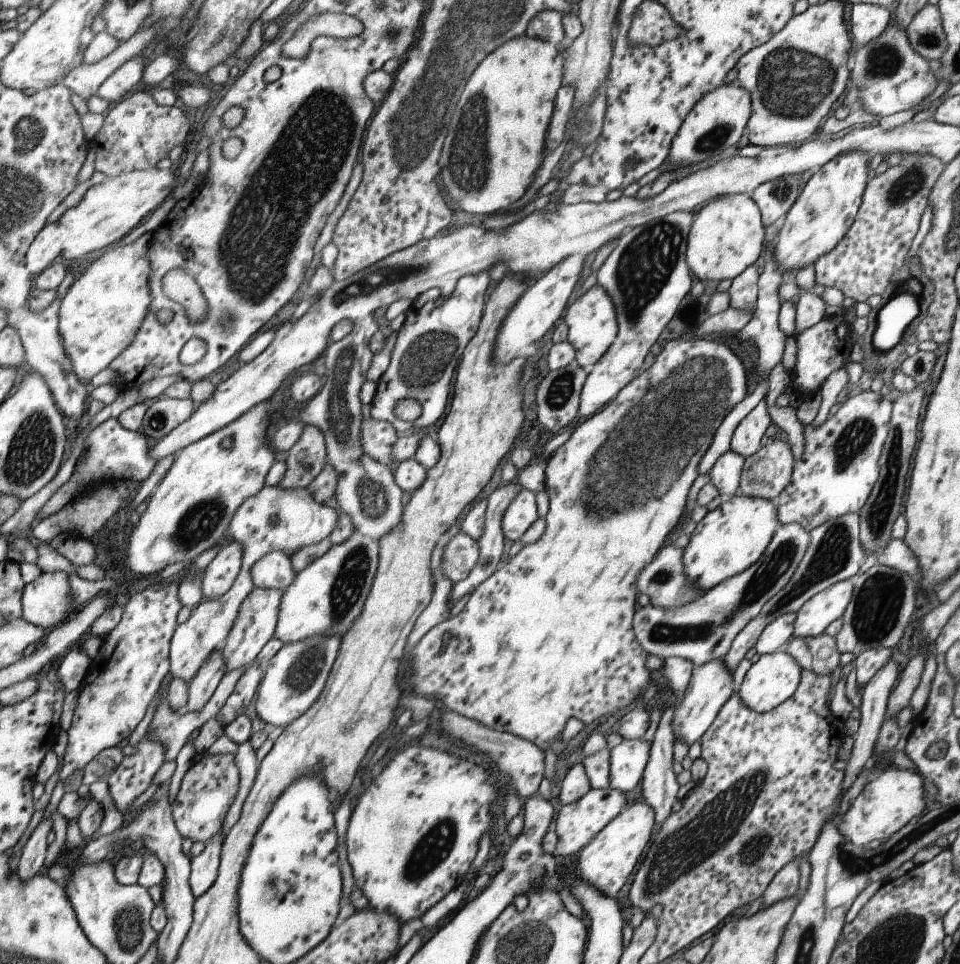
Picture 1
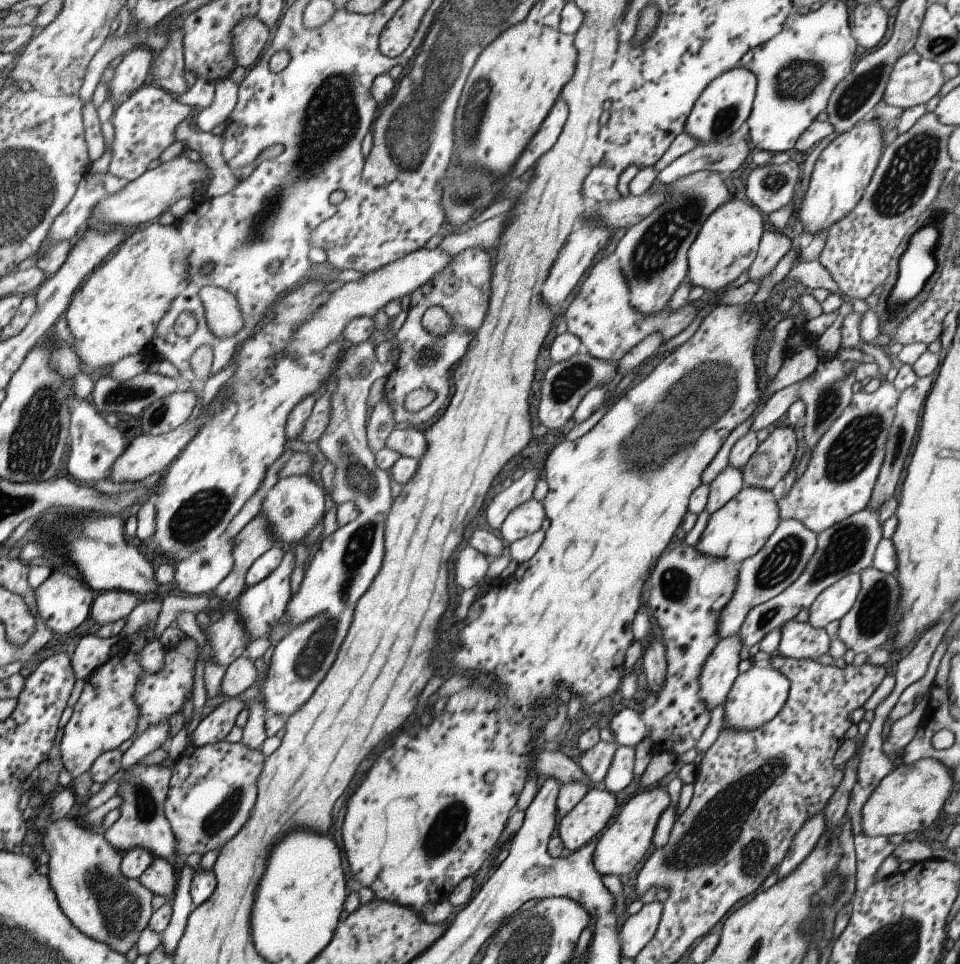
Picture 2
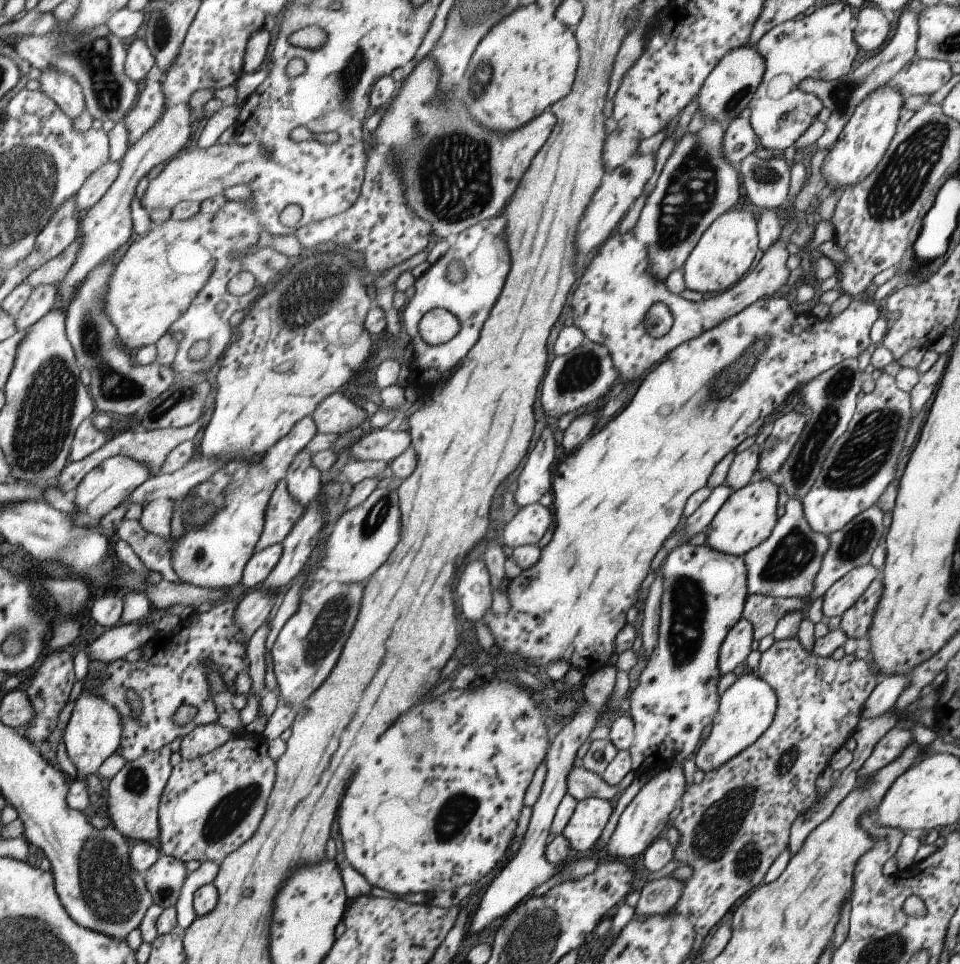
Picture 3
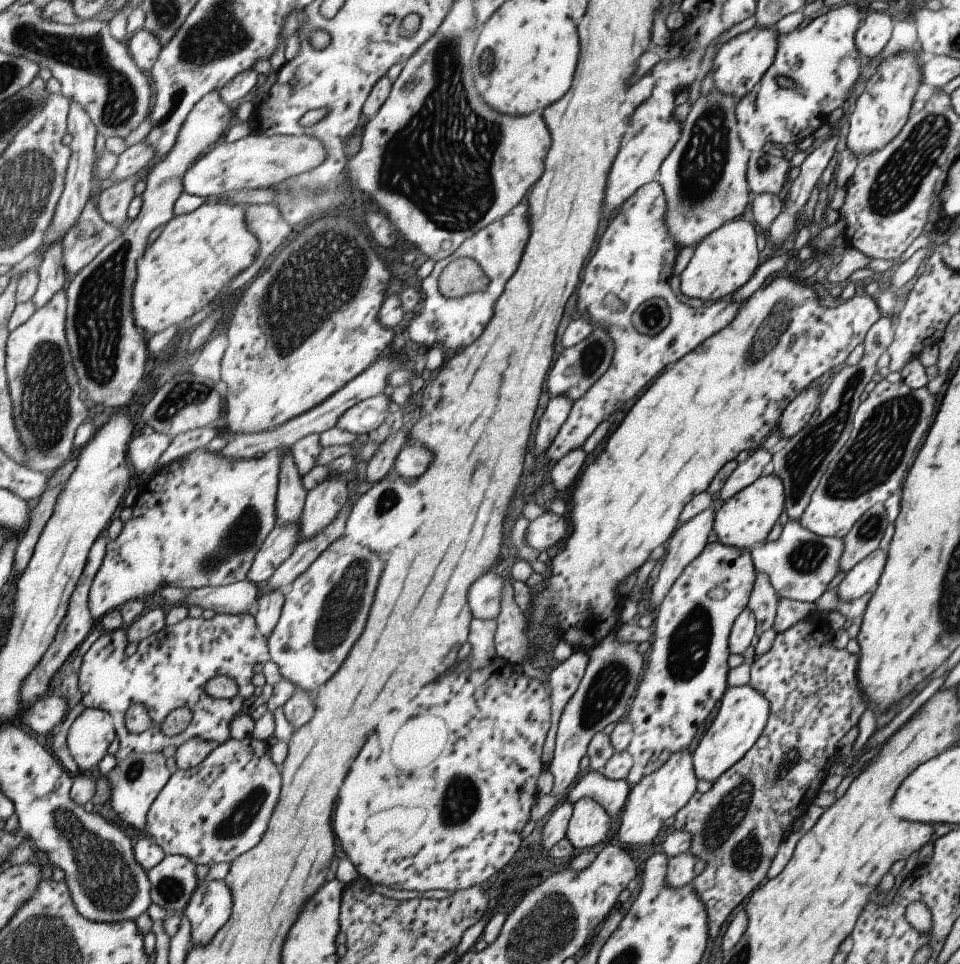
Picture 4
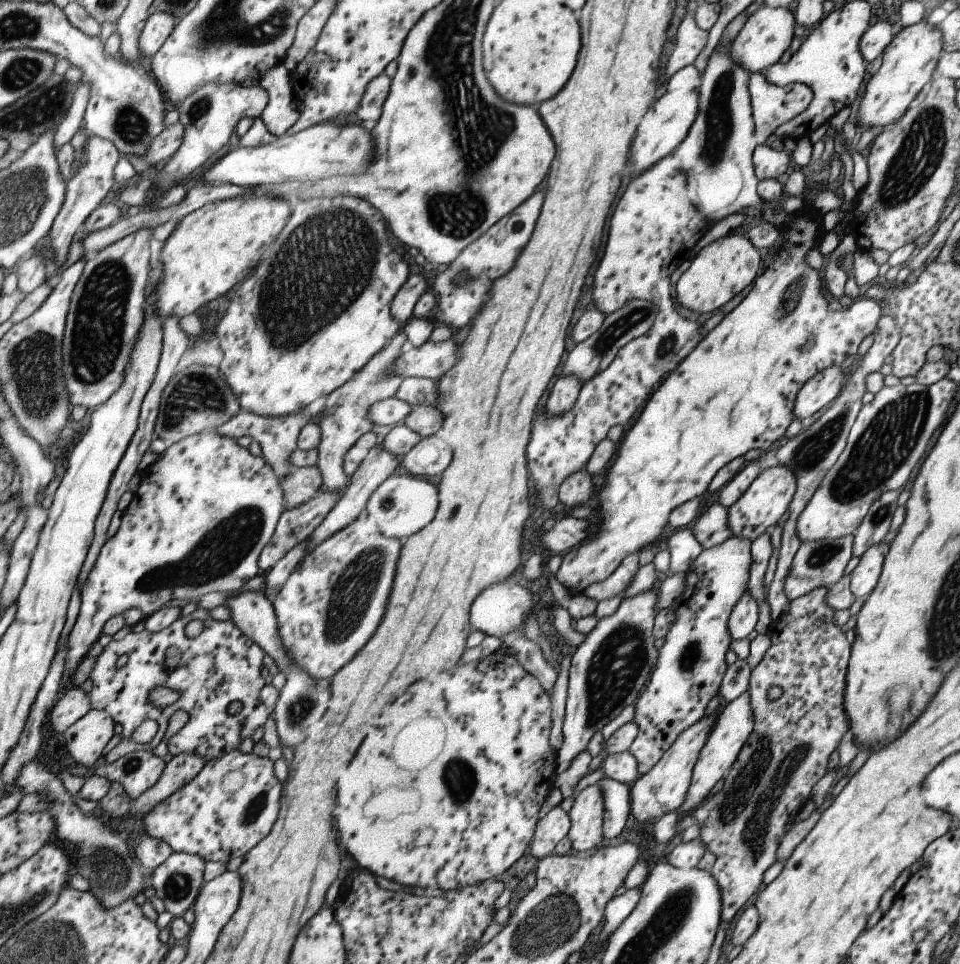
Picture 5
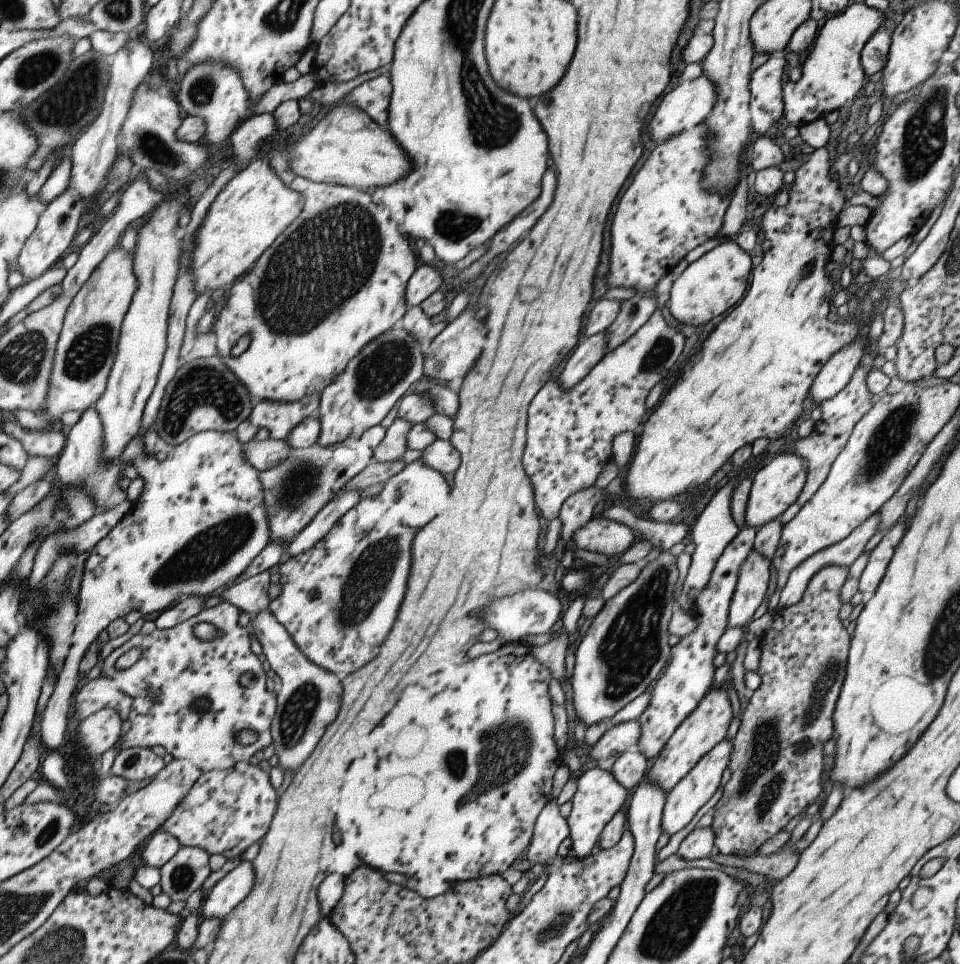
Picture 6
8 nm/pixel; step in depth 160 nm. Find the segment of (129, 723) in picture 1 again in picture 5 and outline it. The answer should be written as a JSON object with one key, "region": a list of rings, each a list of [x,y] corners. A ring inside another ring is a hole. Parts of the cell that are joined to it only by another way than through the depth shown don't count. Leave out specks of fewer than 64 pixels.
{"region":[[[90,709],[63,733],[68,761],[74,765],[95,766],[103,748],[114,736],[113,728],[113,720],[107,712]]]}

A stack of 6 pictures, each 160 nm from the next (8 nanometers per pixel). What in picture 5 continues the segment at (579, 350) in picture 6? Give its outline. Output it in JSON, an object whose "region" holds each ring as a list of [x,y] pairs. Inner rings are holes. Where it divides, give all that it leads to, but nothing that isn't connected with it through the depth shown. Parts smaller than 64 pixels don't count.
{"region":[[[573,374],[557,378],[557,380],[553,382],[551,390],[549,390],[549,398],[545,400],[547,416],[559,416],[559,414],[570,410],[571,406],[573,406],[573,402],[577,400],[581,386],[581,380],[575,378]]]}

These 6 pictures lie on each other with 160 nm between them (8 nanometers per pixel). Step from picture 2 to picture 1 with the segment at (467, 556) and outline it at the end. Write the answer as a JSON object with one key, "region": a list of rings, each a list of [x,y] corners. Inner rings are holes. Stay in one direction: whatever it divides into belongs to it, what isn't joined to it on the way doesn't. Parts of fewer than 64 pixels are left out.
{"region":[[[463,532],[457,533],[443,550],[442,572],[452,583],[466,578],[478,559],[478,544]]]}

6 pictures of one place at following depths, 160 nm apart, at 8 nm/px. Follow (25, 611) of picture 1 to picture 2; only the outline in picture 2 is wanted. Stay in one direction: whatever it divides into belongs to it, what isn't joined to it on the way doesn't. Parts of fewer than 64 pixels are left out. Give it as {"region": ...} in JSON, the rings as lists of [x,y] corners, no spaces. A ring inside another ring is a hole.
{"region":[[[51,571],[43,583],[33,590],[35,592],[34,614],[39,614],[39,618],[43,620],[43,626],[52,634],[67,634],[73,628],[77,628],[87,618],[95,598],[89,588],[83,588],[81,582],[62,573],[63,571]]]}

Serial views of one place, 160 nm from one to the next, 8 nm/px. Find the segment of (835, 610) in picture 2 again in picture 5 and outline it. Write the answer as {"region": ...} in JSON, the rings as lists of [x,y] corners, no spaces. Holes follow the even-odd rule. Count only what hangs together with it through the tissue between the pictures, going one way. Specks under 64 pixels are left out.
{"region":[[[882,541],[871,546],[859,557],[857,566],[849,574],[849,591],[854,599],[863,600],[871,593],[879,579],[889,548],[890,544]]]}

